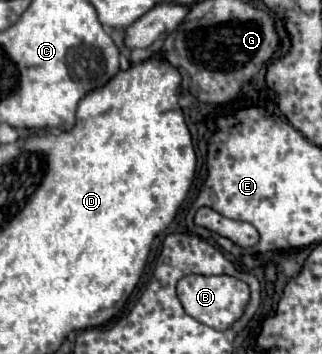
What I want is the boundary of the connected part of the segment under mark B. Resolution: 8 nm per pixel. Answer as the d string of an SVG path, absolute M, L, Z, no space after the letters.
M190 274L178 282L178 296L184 306L184 310L196 318L198 322L212 326L216 330L228 330L238 320L250 300L250 288L246 282L234 278L234 276L202 276L202 274Z

